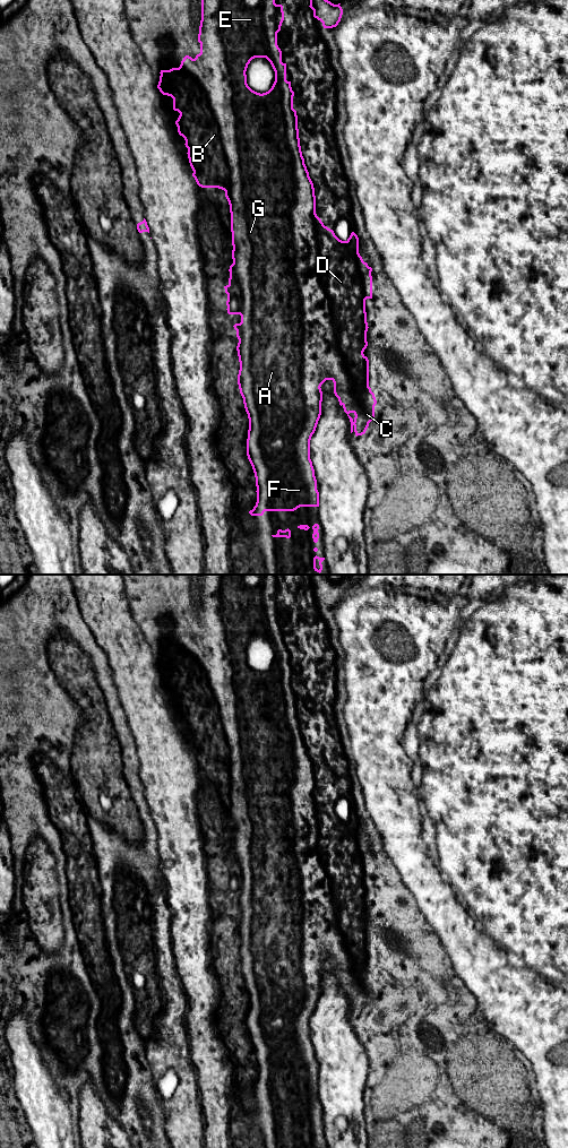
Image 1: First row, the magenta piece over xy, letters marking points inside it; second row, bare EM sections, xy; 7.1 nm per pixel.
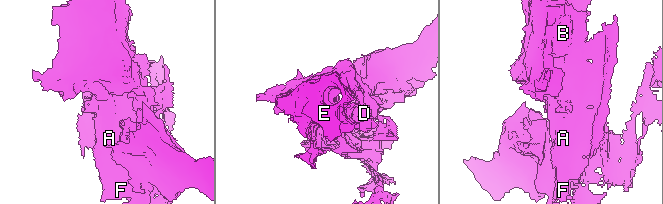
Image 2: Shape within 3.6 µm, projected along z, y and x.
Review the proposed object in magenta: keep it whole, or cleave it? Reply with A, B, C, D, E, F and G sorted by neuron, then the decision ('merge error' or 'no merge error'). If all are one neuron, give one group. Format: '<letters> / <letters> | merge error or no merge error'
A B E F G / C D | merge error

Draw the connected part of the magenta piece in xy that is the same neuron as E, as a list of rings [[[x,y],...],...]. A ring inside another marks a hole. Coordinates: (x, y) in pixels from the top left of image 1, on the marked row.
[[[201,0],[201,20],[198,34],[200,53],[195,59],[186,55],[179,68],[161,70],[157,85],[163,95],[173,98],[173,110],[180,113],[175,124],[179,135],[186,140],[189,163],[193,171],[192,176],[197,184],[201,188],[224,190],[230,205],[233,264],[229,269],[229,284],[224,288],[227,294],[227,313],[241,316],[241,322],[235,323],[233,327],[239,339],[236,346],[240,362],[238,385],[249,418],[247,456],[252,466],[257,486],[257,502],[253,509],[249,511],[251,516],[263,516],[265,511],[294,511],[300,507],[319,507],[317,480],[310,459],[310,440],[321,415],[322,391],[320,387],[326,380],[332,380],[336,374],[336,363],[332,359],[336,352],[335,329],[339,326],[332,316],[332,300],[327,297],[327,291],[322,288],[322,282],[318,278],[320,239],[325,225],[316,214],[315,188],[302,156],[298,115],[293,109],[294,92],[291,81],[286,80],[286,63],[282,62],[282,51],[277,45],[277,33],[281,31],[283,20],[283,6],[276,5],[275,0]],[[255,58],[266,58],[275,71],[275,81],[272,88],[263,94],[252,90],[247,84],[246,71],[248,64]]]

